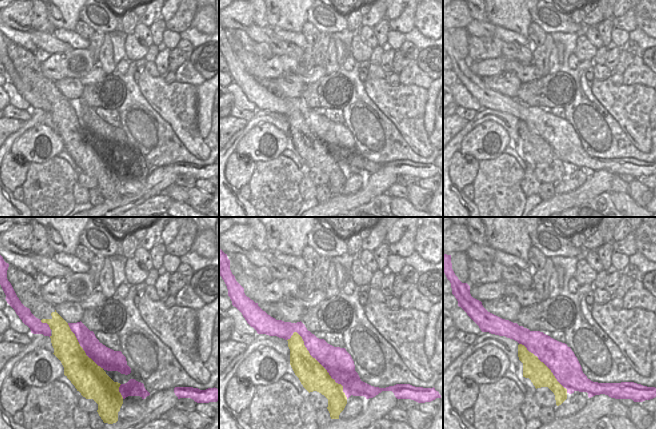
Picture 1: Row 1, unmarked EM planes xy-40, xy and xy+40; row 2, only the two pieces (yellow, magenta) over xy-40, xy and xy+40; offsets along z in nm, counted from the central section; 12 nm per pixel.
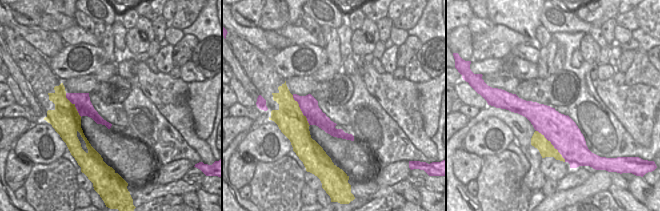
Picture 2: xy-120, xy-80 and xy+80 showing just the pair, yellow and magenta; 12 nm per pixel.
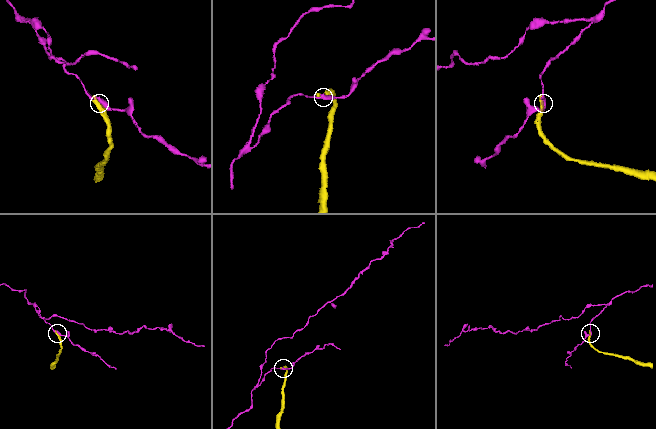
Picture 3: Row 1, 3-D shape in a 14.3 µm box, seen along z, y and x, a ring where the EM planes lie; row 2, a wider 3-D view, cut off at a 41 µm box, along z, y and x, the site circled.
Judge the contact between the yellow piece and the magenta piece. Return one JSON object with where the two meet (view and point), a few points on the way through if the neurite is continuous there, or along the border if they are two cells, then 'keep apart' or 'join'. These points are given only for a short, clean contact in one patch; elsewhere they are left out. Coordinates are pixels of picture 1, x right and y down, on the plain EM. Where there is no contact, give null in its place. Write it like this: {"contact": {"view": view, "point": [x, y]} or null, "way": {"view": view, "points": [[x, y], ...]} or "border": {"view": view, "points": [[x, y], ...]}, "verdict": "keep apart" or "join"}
{"contact": {"view": "xy", "point": [321, 141]}, "verdict": "keep apart"}

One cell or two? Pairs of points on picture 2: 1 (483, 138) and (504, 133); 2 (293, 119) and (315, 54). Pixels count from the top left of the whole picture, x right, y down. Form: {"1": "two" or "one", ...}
{"1": "one", "2": "two"}

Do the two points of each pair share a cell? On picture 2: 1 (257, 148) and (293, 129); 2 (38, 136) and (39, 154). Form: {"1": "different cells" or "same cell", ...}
{"1": "different cells", "2": "same cell"}

